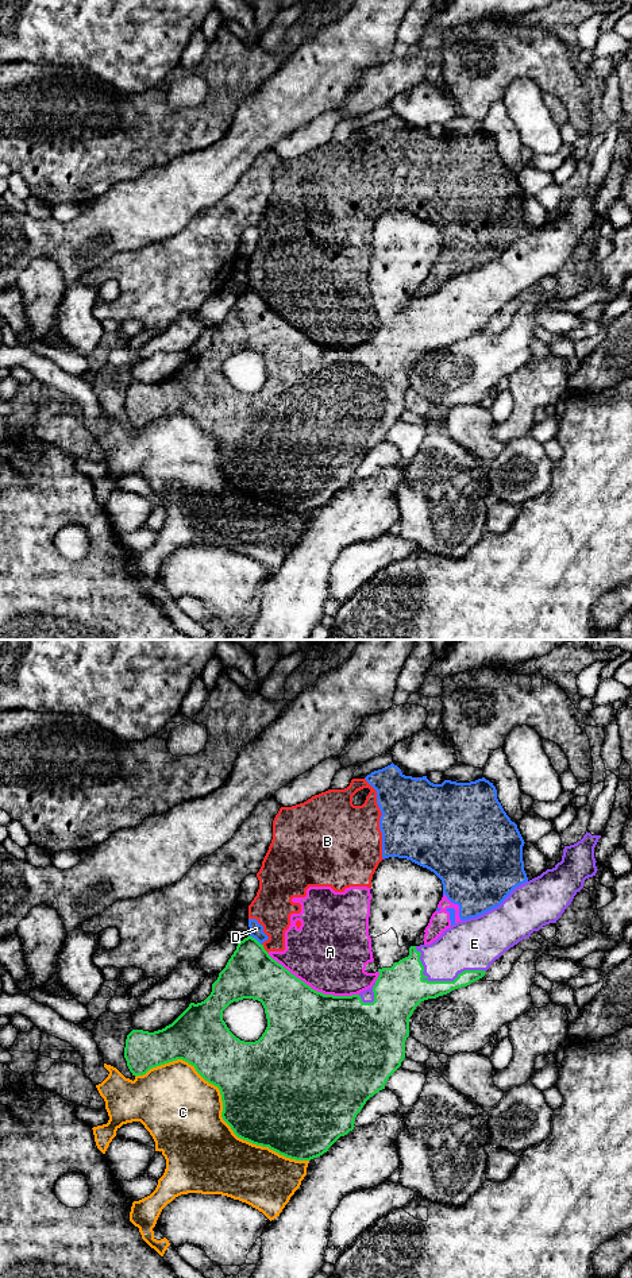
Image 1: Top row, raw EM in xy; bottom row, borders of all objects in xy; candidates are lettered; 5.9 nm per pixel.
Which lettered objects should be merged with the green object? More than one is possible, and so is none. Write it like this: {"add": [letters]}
{"add": ["E"]}

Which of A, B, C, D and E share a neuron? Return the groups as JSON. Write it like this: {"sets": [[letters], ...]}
{"sets": [["A", "B", "D"], ["C"], ["E"]]}

